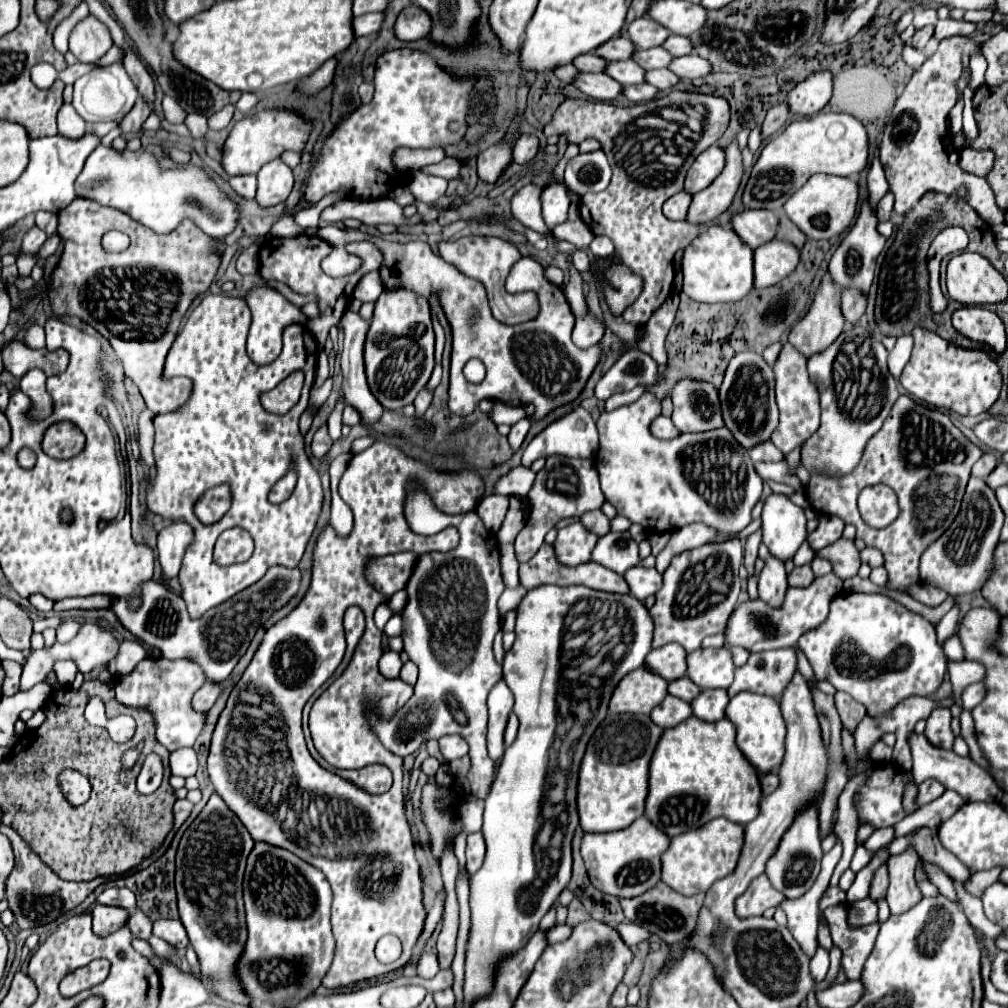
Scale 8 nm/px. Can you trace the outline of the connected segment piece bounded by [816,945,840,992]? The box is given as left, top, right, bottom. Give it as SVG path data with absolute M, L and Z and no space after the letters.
M834 945L830 949L830 971L828 971L826 979L822 983L818 983L816 992L828 988L828 985L832 985L834 979L838 977L838 973L840 973L840 949Z

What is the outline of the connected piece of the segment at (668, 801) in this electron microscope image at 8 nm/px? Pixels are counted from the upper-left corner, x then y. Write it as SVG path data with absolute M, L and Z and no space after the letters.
M690 717L686 723L680 723L674 729L664 729L664 737L658 741L656 753L650 765L648 781L648 799L646 799L646 817L668 837L682 835L696 827L706 825L712 819L726 817L734 823L750 823L760 813L762 785L756 767L742 755L736 745L736 727L730 719L720 719L716 723L700 721Z

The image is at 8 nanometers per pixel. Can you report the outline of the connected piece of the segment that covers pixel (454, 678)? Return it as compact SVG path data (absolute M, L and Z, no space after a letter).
M408 487L408 501L404 507L404 515L408 525L414 533L420 535L434 535L448 526L458 527L460 533L460 545L446 553L424 553L416 559L416 569L412 569L412 575L406 583L406 605L402 609L402 641L404 651L408 653L410 661L418 665L418 681L414 687L414 695L410 701L398 709L390 719L382 717L378 711L373 711L365 706L364 715L372 729L372 733L380 739L380 743L400 755L406 757L414 753L424 741L428 739L440 739L444 735L456 733L466 739L470 745L470 759L472 767L468 771L468 781L472 791L476 791L478 799L486 799L490 793L490 785L496 775L496 763L490 759L486 751L486 723L488 723L488 691L502 679L502 667L496 663L492 653L492 641L496 631L500 629L500 613L496 607L498 597L504 591L502 575L500 575L500 553L496 539L490 531L484 527L482 519L476 515L476 511L460 513L459 515L446 514L434 507L432 499L418 487Z

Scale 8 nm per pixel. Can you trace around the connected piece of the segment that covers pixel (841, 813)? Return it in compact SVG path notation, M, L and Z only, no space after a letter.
M850 779L838 799L838 816L833 831L842 841L843 853L830 879L830 886L837 886L841 875L849 869L850 862L857 848L856 833L859 827L856 809L852 803L860 779Z

